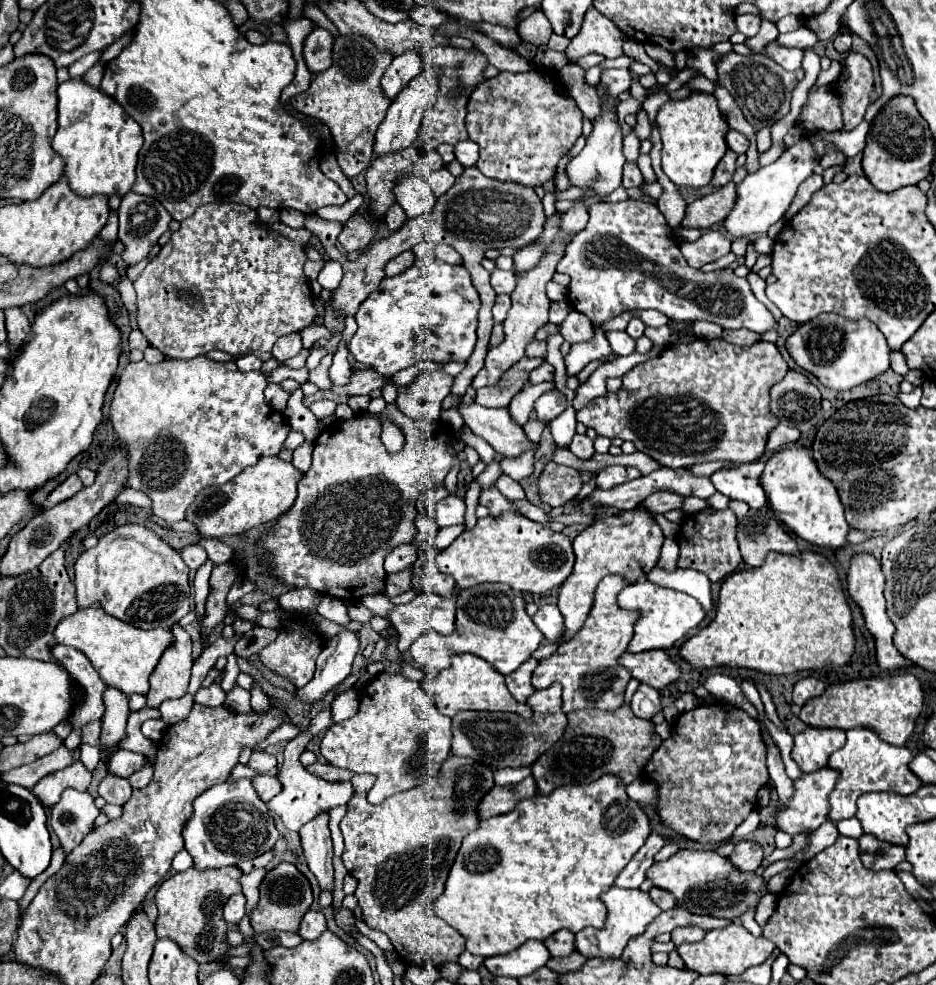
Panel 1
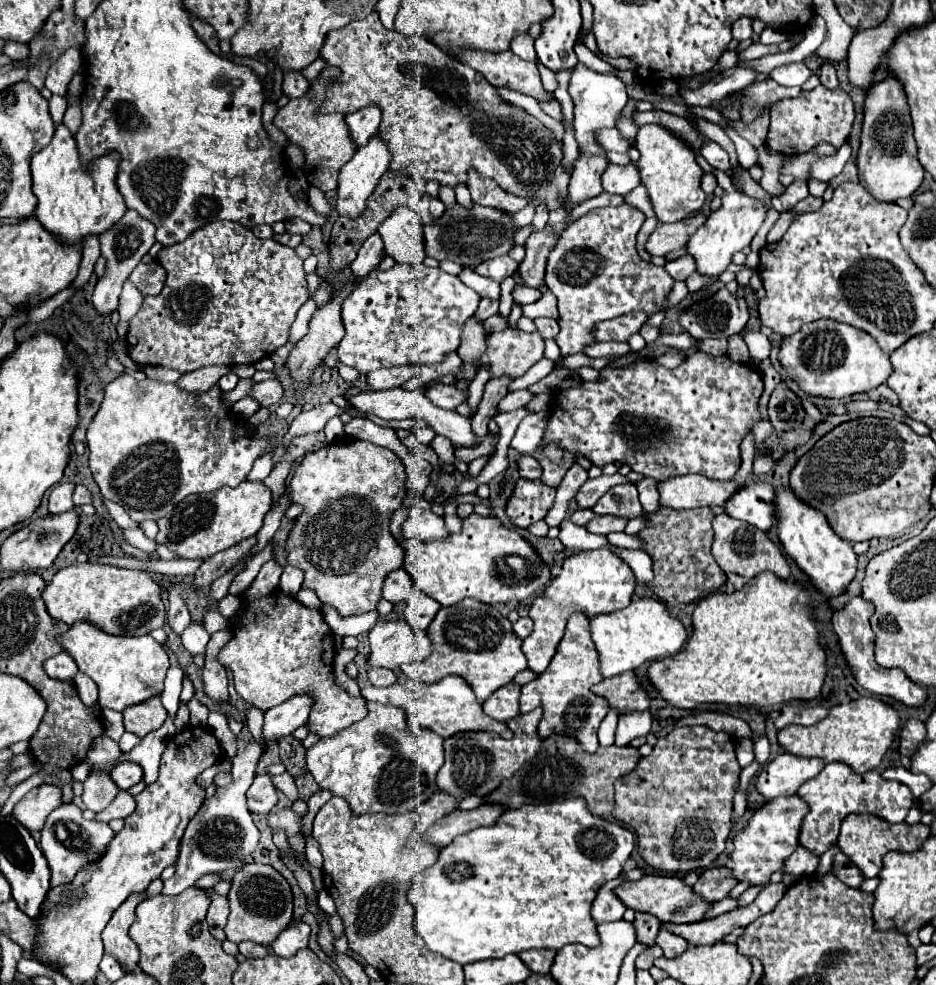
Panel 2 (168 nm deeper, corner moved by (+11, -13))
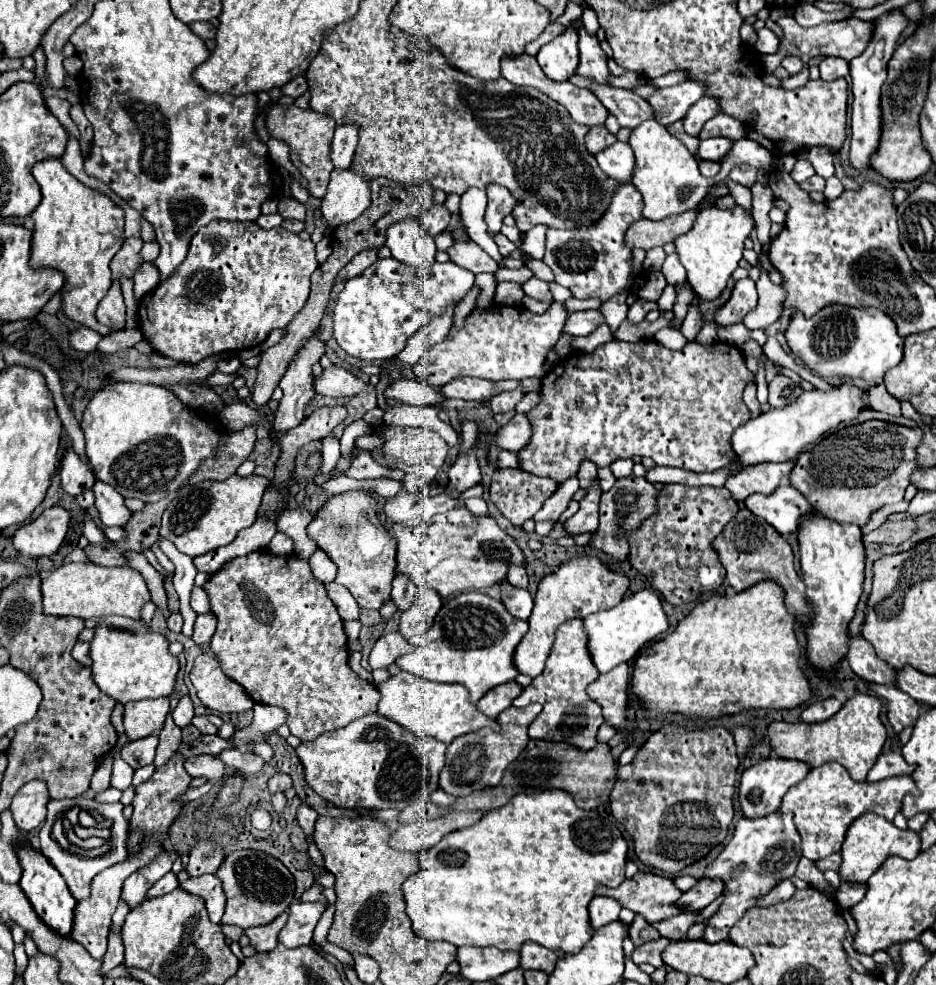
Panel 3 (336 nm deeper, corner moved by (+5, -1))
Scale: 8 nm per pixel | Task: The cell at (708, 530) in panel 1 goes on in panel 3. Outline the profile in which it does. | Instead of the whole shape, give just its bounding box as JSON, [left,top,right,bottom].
[630,485,738,605]

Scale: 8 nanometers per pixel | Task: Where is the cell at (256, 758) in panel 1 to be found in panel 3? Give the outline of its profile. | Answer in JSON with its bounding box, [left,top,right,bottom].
[184,755,226,781]

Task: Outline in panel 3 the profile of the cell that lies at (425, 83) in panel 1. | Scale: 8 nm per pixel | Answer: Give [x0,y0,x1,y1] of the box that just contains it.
[320,169,370,229]

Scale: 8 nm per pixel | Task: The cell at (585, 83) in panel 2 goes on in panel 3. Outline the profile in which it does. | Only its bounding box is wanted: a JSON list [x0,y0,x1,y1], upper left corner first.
[574,19,610,83]

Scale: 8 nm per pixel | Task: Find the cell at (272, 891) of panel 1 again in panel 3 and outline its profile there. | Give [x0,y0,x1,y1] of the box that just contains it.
[216,849,294,929]

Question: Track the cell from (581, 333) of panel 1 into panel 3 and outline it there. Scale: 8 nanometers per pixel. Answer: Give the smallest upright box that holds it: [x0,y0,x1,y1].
[524,277,552,303]

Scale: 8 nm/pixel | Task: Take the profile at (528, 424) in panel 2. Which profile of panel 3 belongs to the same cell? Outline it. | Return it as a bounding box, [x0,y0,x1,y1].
[494,415,532,453]

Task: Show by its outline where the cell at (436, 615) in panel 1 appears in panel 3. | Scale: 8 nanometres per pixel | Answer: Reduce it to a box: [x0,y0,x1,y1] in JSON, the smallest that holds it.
[370,631,412,669]

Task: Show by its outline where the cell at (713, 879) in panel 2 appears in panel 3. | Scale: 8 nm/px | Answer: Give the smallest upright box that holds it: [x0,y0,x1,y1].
[680,881,724,911]

